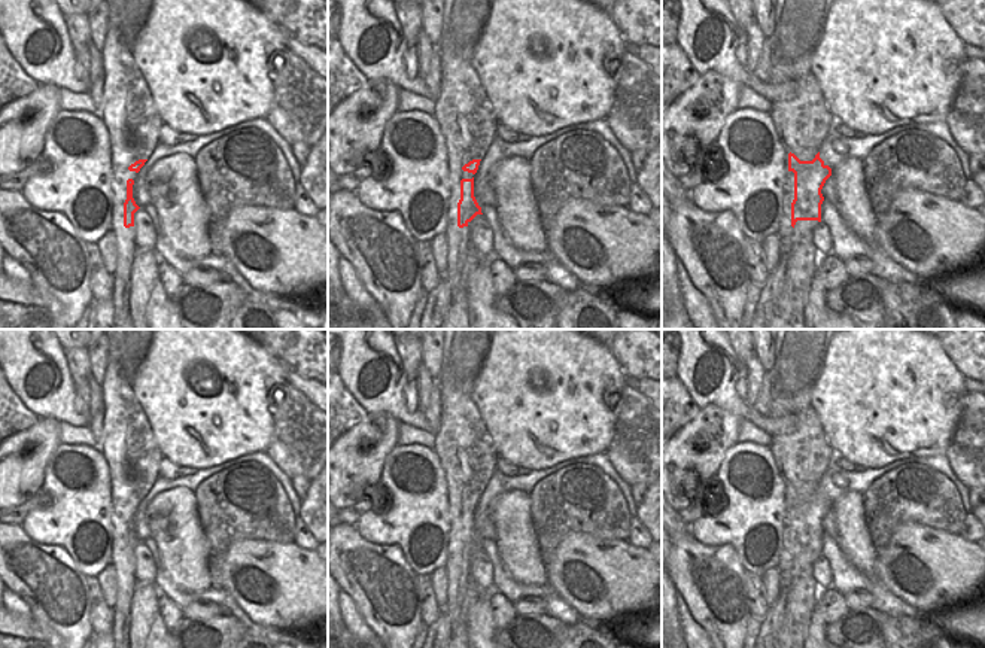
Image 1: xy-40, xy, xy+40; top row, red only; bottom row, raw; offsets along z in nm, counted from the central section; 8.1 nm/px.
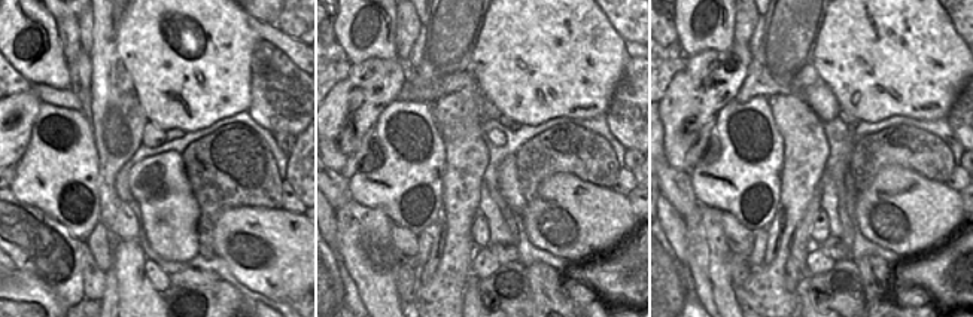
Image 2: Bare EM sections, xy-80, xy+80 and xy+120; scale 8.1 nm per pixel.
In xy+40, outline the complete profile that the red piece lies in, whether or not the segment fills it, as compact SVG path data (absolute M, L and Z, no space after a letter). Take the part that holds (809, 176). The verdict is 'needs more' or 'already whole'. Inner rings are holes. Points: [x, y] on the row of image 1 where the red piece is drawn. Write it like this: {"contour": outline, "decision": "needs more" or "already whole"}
{"contour": "M790 152L788 171L794 173L790 255L782 290L764 305L764 329L805 329L803 308L812 279L818 273L820 255L814 246L814 228L821 222L821 189L832 176L832 168L820 158L820 152L812 161L800 161Z", "decision": "needs more"}

